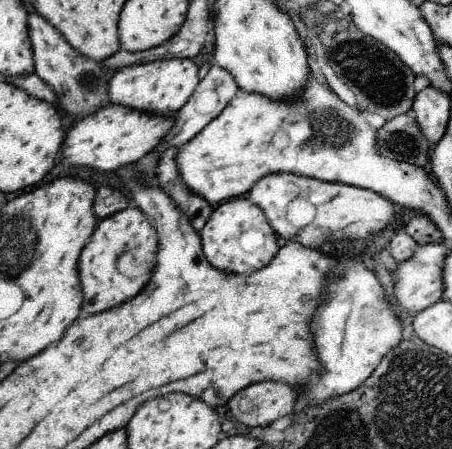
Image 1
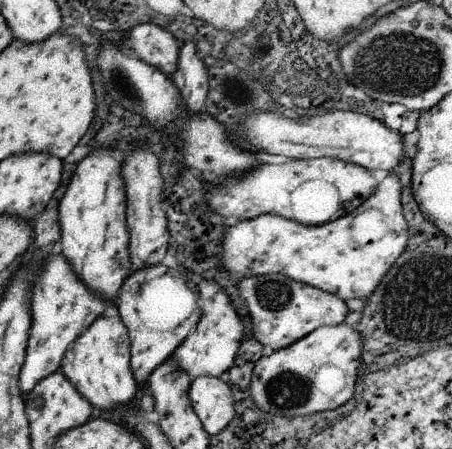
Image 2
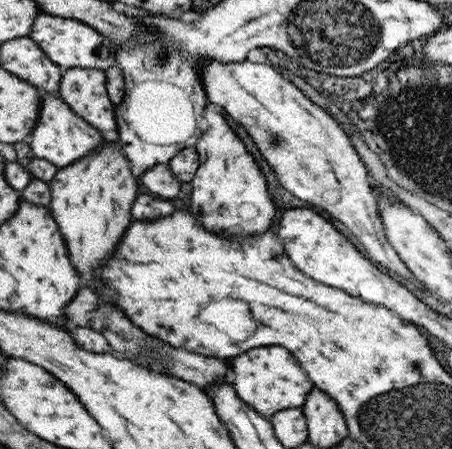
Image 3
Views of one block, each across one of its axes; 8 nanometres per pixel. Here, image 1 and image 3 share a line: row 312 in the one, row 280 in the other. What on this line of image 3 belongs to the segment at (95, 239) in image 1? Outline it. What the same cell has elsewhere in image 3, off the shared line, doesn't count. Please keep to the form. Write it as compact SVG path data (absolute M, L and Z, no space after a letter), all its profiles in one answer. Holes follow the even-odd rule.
M105 144L95 152L95 156L87 156L77 164L61 168L53 180L49 182L51 188L51 218L59 224L59 232L63 232L63 240L67 240L67 252L71 252L71 264L79 268L79 278L83 286L93 288L95 270L107 260L127 228L131 216L129 206L137 196L137 182L129 174L131 164L121 148Z

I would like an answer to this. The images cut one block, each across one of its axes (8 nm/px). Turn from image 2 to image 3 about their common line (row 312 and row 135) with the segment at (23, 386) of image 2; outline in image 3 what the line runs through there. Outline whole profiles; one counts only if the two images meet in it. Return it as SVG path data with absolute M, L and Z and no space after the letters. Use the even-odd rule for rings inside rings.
M43 96L41 102L43 102L43 112L39 112L39 116L37 116L39 124L35 124L35 130L31 132L31 142L29 142L33 158L45 160L61 170L71 164L77 164L79 160L85 160L87 156L95 156L95 152L99 152L99 148L103 148L105 144L117 146L117 142L109 140L107 134L103 134L101 130L97 130L95 126L91 126L83 118L79 118L69 108L67 102L51 98L51 96Z

